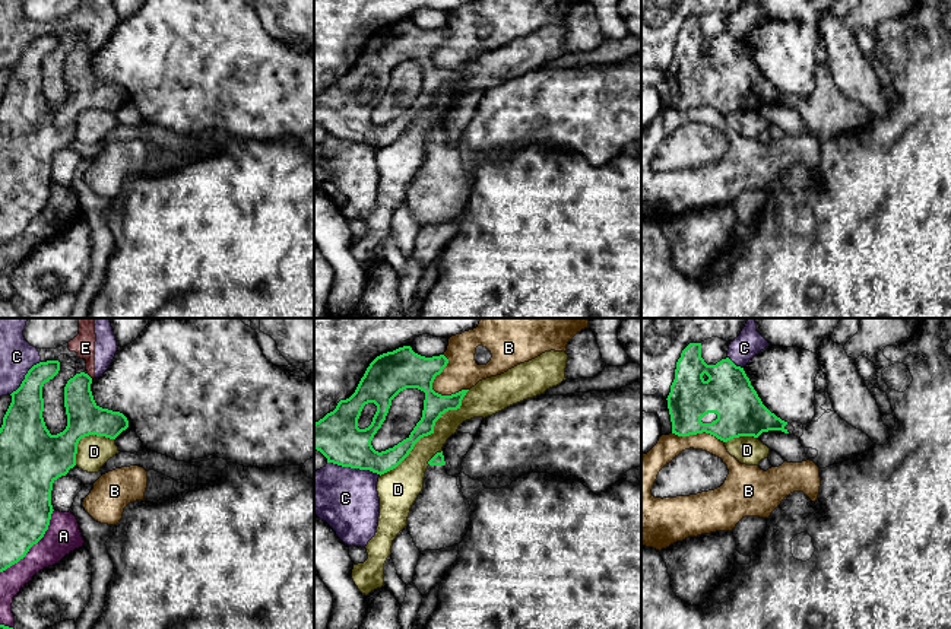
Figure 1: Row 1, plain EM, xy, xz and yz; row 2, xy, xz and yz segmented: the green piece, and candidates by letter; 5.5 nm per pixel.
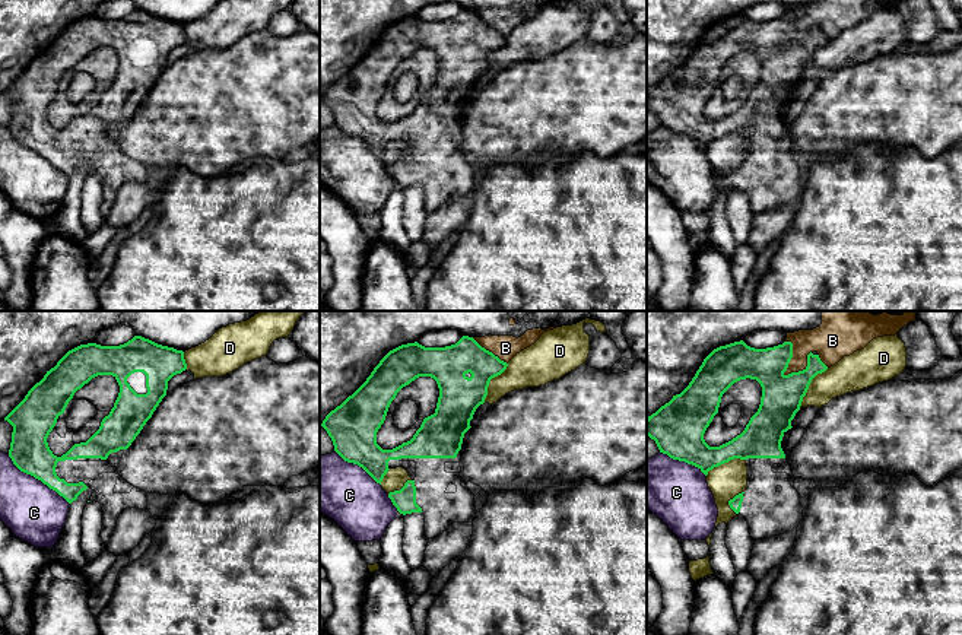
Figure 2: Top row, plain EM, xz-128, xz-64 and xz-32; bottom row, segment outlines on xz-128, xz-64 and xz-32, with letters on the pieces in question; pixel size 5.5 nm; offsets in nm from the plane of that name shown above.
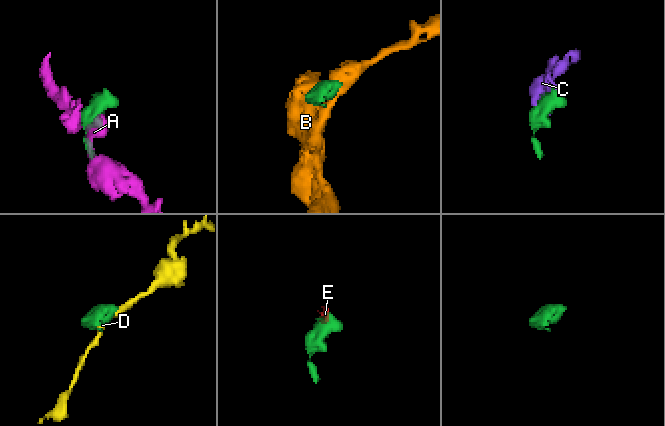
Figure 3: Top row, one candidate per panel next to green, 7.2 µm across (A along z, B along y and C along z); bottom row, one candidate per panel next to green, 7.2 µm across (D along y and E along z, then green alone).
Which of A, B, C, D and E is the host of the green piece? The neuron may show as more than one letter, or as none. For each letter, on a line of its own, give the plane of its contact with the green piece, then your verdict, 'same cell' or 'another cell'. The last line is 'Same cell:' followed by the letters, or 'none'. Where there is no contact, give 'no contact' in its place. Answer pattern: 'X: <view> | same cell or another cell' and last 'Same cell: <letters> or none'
A: xy | another cell
B: xz | another cell
C: xz | another cell
D: xz | another cell
E: xy | another cell
Same cell: none

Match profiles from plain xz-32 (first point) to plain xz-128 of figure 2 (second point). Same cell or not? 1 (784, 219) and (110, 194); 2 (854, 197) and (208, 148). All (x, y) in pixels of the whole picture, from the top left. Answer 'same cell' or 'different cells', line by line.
1: different cells
2: different cells

